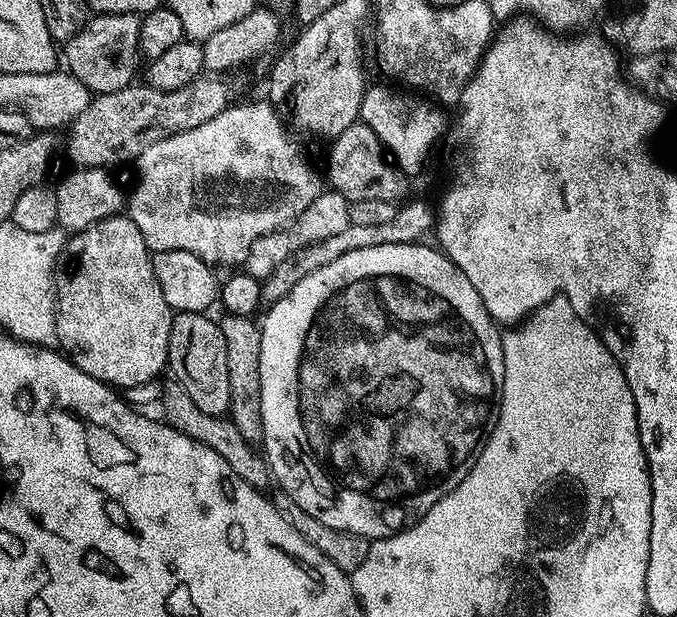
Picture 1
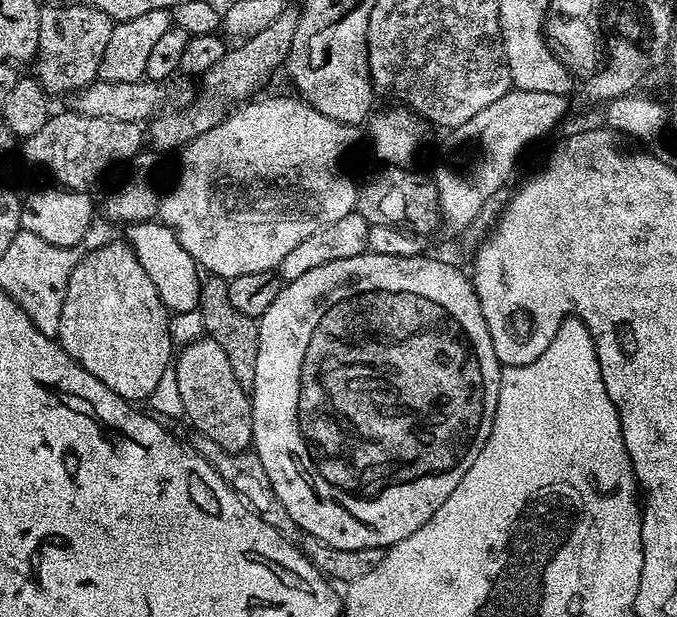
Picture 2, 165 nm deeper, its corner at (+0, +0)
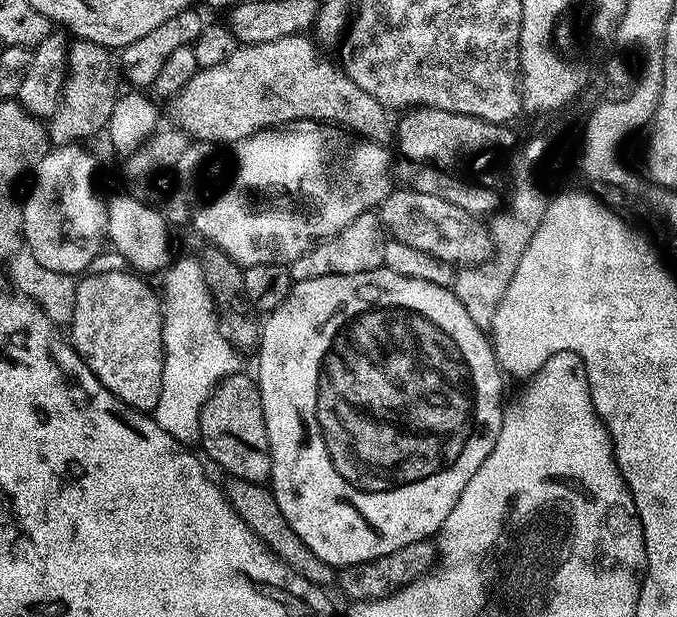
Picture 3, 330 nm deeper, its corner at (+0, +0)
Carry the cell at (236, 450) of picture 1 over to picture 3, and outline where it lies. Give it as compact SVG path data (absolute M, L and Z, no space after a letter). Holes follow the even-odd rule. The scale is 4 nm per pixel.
M229 479L223 485L222 491L227 496L230 506L236 511L236 516L242 518L242 522L246 522L246 526L250 526L250 530L254 530L254 534L269 550L276 555L282 562L286 562L286 566L290 566L290 570L294 570L302 578L306 578L306 582L317 586L328 586L326 584L335 585L338 580L337 569L332 568L326 562L322 562L317 558L307 546L299 540L294 534L294 530L290 530L290 526L286 522L286 518L282 518L282 510L278 510L278 502L273 498L271 491L264 484L254 484L245 480Z

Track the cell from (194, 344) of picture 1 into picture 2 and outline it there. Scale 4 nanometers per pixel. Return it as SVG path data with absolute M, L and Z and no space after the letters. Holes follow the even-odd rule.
M207 334L189 340L175 357L174 371L178 392L182 394L184 416L196 427L195 431L218 442L225 450L249 451L252 448L252 398L249 389L234 378L230 358L226 358L222 346Z

